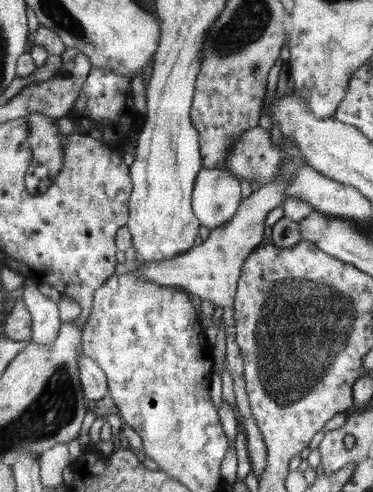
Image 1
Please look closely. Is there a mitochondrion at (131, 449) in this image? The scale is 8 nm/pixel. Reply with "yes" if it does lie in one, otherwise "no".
no

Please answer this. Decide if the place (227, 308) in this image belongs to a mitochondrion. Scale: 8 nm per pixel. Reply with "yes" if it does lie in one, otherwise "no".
no

